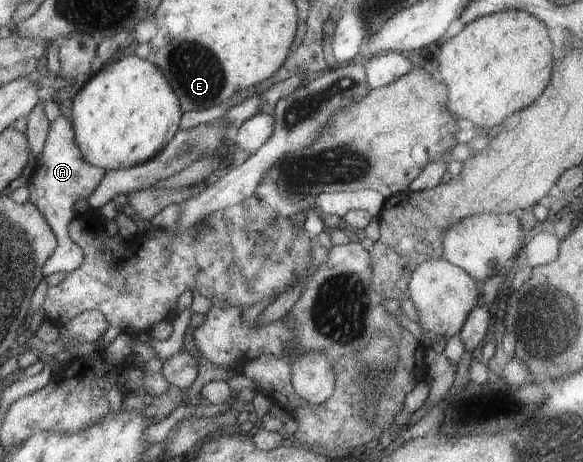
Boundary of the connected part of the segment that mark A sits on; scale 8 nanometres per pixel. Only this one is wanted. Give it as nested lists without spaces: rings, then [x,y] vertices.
[[[57,116],[53,122],[50,122],[45,142],[41,154],[38,158],[39,170],[37,174],[31,176],[29,184],[27,184],[28,201],[39,210],[39,214],[43,216],[43,220],[47,222],[47,226],[51,228],[56,238],[56,247],[53,254],[44,262],[42,266],[41,281],[37,284],[37,290],[34,290],[29,304],[41,304],[43,296],[45,296],[45,278],[54,272],[73,272],[75,268],[79,268],[83,254],[81,254],[79,246],[71,240],[67,228],[69,222],[78,217],[72,209],[75,201],[86,199],[95,187],[99,184],[99,180],[103,178],[104,170],[89,164],[83,160],[77,144],[74,140],[74,130],[71,123],[61,116]]]

